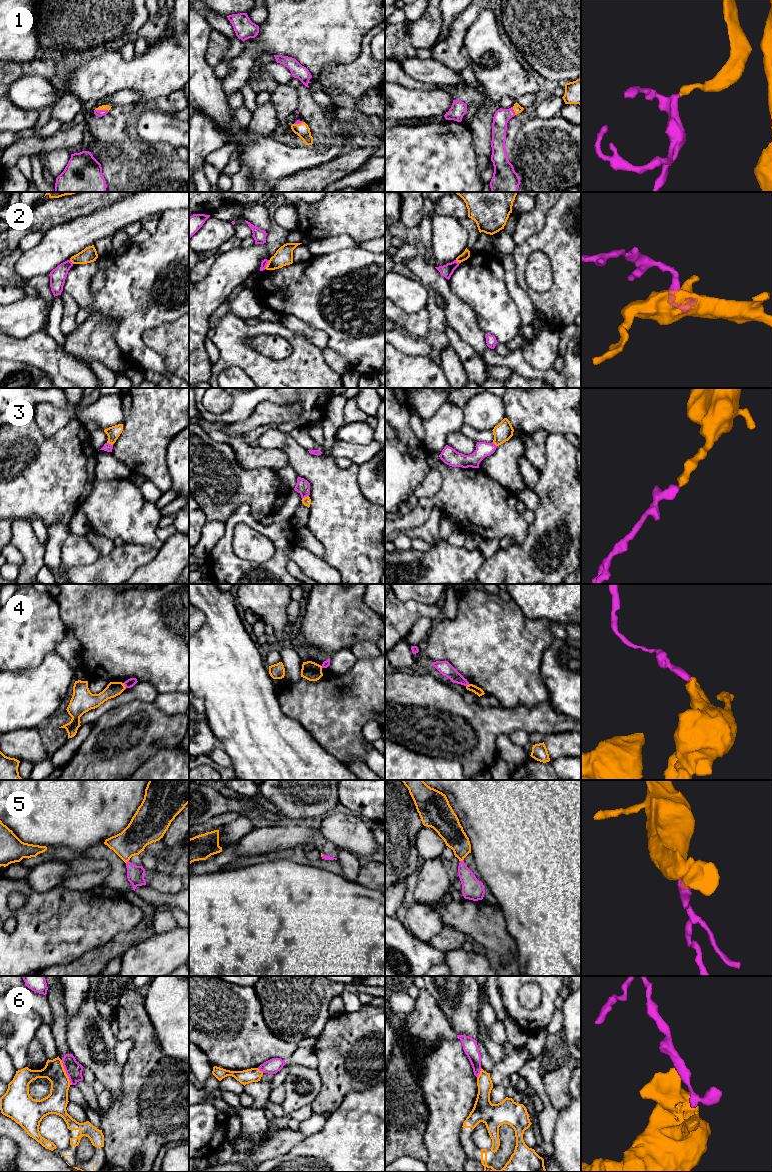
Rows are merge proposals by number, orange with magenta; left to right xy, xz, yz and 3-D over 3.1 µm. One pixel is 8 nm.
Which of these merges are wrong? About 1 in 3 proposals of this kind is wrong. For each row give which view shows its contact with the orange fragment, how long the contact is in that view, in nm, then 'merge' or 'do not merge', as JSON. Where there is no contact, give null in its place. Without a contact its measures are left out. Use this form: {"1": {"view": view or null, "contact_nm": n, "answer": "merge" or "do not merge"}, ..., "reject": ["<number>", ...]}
{"1": {"view": "xy", "contact_nm": 110, "answer": "merge"}, "2": {"view": "xz", "contact_nm": 80, "answer": "do not merge"}, "3": {"view": "xz", "contact_nm": 70, "answer": "merge"}, "4": {"view": "xy", "contact_nm": 50, "answer": "do not merge"}, "5": {"view": "xy", "contact_nm": 40, "answer": "merge"}, "6": {"view": "xy", "contact_nm": 220, "answer": "do not merge"}, "reject": ["2", "4", "6"]}

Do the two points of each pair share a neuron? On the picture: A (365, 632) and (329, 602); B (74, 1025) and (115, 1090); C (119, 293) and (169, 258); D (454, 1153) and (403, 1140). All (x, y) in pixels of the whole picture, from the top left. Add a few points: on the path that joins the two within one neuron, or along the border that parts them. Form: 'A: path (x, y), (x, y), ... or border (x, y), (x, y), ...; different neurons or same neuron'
A: path (356, 623), (347, 620), (338, 611); same neuron
B: path (90, 1041), (110, 1074); same neuron
C: path (131, 293), (157, 270); same neuron
D: border (427, 1123), (426, 1161); different neurons

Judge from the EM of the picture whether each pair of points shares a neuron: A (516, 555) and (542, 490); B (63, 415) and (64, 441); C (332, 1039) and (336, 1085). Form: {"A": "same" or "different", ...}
{"A": "same", "B": "different", "C": "same"}

